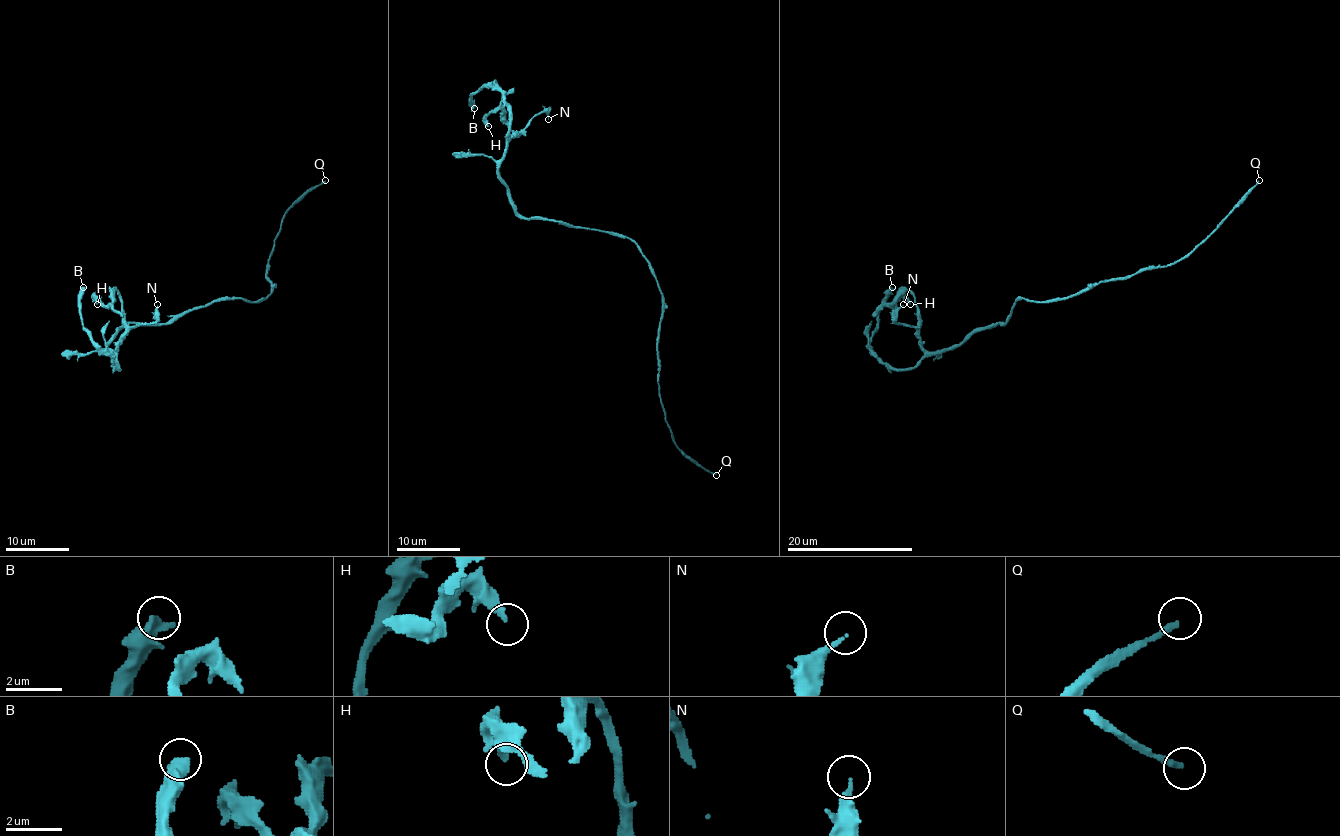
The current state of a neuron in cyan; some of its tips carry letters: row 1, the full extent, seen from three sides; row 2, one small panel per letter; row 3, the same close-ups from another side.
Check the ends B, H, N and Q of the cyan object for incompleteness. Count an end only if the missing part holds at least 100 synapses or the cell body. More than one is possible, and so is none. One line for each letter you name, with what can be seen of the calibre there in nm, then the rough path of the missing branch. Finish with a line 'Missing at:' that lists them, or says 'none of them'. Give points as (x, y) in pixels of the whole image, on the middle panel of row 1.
Q: 190 nm thick
Missing at: Q

